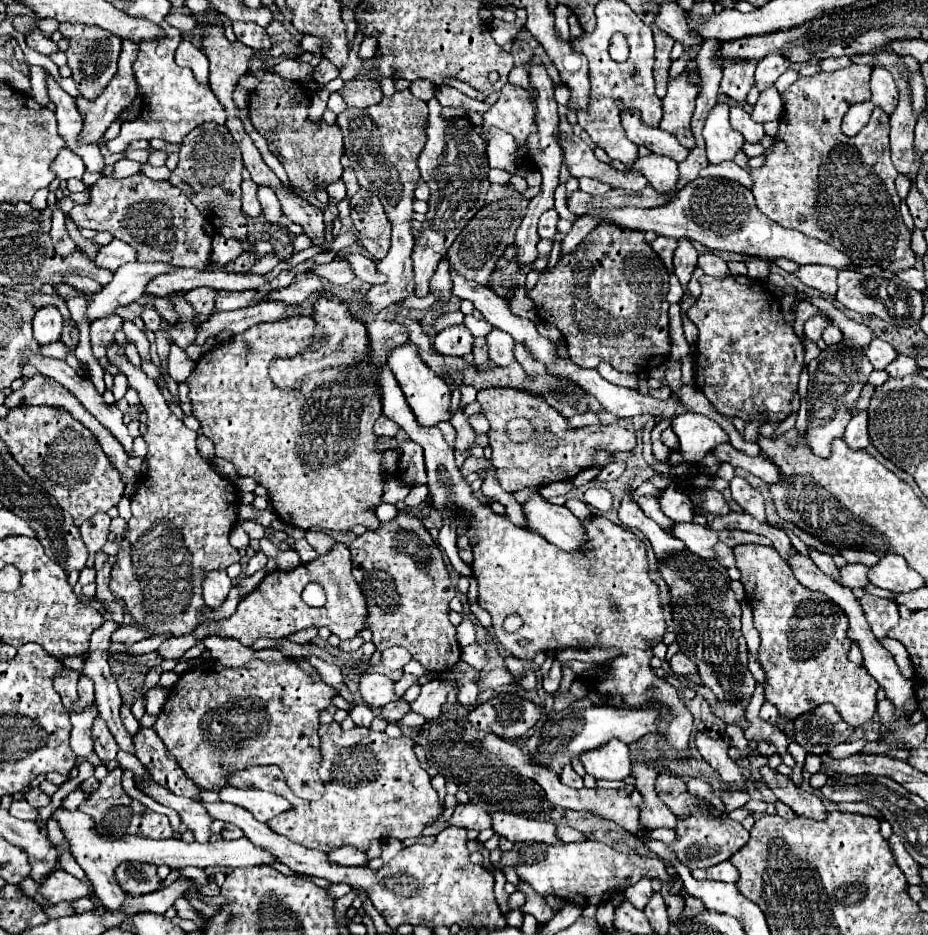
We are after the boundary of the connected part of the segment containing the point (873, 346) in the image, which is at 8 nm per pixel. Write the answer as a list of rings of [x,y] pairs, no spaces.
[[[873,338],[865,350],[865,356],[873,362],[875,370],[885,370],[885,366],[891,364],[899,356],[899,352],[889,342],[881,338]]]

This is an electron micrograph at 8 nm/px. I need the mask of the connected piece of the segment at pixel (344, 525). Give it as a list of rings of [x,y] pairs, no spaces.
[[[273,324],[253,326],[253,328],[249,328],[241,334],[235,334],[231,338],[231,342],[221,344],[213,350],[205,352],[199,358],[199,362],[197,362],[195,370],[191,372],[191,376],[185,380],[185,384],[189,386],[193,416],[201,422],[203,434],[215,444],[215,456],[233,462],[239,476],[251,476],[257,484],[265,486],[277,516],[287,524],[293,524],[293,526],[303,528],[303,530],[311,530],[311,528],[351,530],[353,526],[363,524],[367,530],[377,530],[379,520],[377,520],[373,508],[381,502],[381,496],[383,496],[383,490],[385,490],[385,472],[383,472],[383,464],[381,464],[383,452],[377,450],[379,436],[373,432],[373,424],[381,416],[381,394],[379,394],[379,386],[375,384],[375,378],[371,376],[371,372],[367,368],[349,368],[347,372],[315,372],[307,378],[307,382],[303,384],[303,388],[297,394],[287,394],[287,392],[279,390],[267,374],[267,368],[269,368],[271,360],[277,358],[277,354],[281,354],[281,330],[277,330],[277,326],[273,326]]]

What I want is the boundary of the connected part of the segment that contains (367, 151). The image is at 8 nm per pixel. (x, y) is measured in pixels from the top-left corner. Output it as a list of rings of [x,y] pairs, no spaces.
[[[411,90],[395,92],[393,96],[383,96],[379,104],[365,110],[347,108],[337,116],[337,124],[345,136],[345,156],[357,174],[359,186],[375,192],[385,208],[385,214],[393,226],[389,254],[377,262],[377,274],[387,276],[383,286],[371,286],[365,294],[369,308],[367,312],[381,312],[389,304],[413,296],[413,270],[411,270],[411,250],[415,246],[413,238],[413,190],[419,182],[417,158],[425,146],[425,124],[427,124],[427,102],[415,98]]]

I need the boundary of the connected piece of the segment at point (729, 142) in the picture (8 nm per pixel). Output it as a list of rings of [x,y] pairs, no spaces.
[[[717,102],[703,126],[703,138],[707,144],[707,158],[711,164],[719,164],[723,160],[733,160],[737,150],[743,146],[741,134],[733,130],[729,122],[729,106],[727,102]]]

